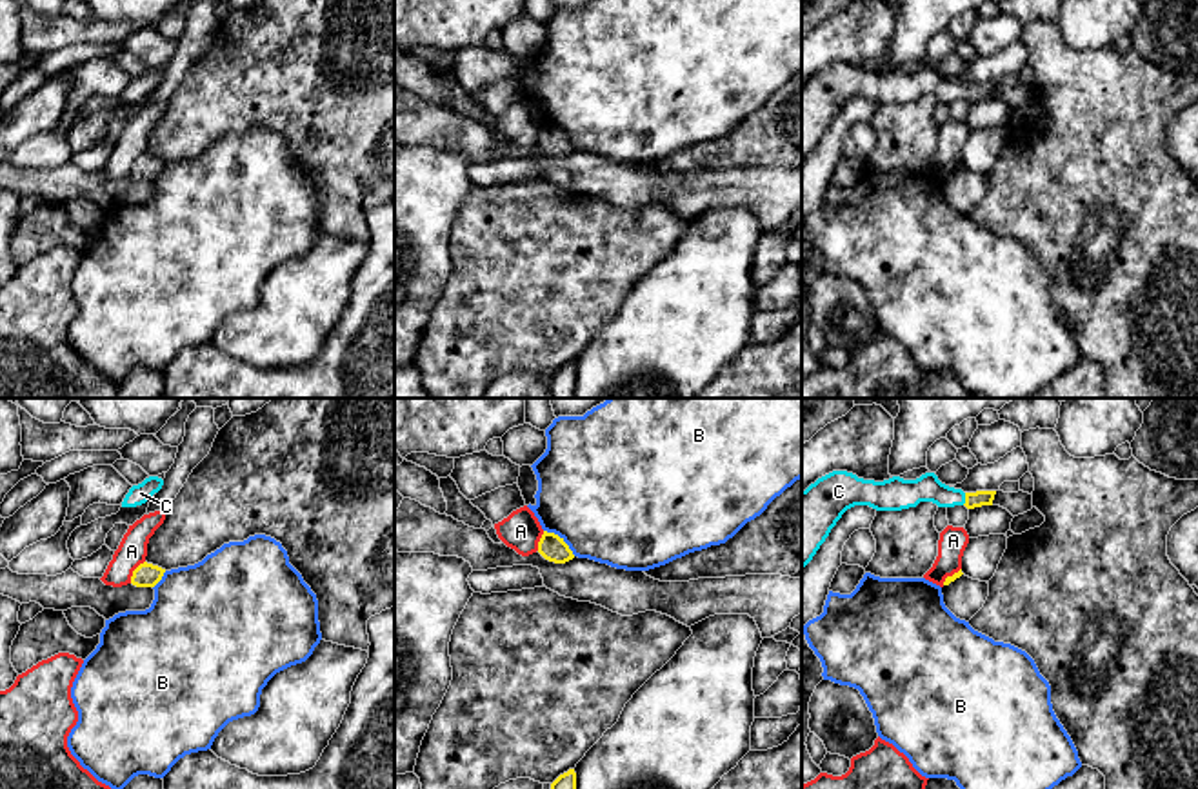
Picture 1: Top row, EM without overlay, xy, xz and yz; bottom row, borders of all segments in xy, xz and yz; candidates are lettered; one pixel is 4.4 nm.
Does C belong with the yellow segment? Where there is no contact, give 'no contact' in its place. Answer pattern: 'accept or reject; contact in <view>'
accept; contact in yz

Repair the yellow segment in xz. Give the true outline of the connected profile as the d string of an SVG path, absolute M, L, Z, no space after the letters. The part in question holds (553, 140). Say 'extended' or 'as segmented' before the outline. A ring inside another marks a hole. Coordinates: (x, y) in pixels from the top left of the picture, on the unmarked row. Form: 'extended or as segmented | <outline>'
as segmented | M544 124L540 135L538 135L538 145L554 156L565 156L574 151L569 138L554 125Z

